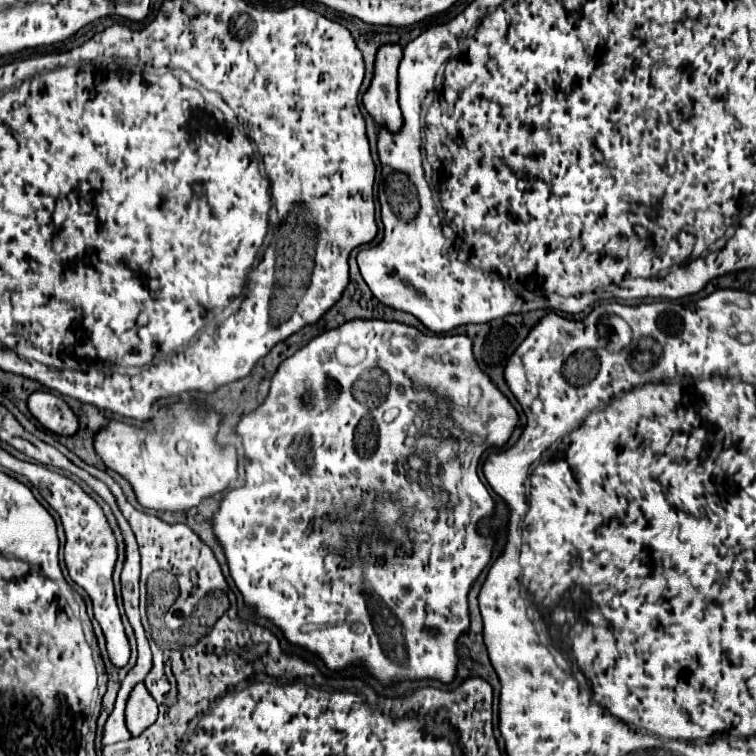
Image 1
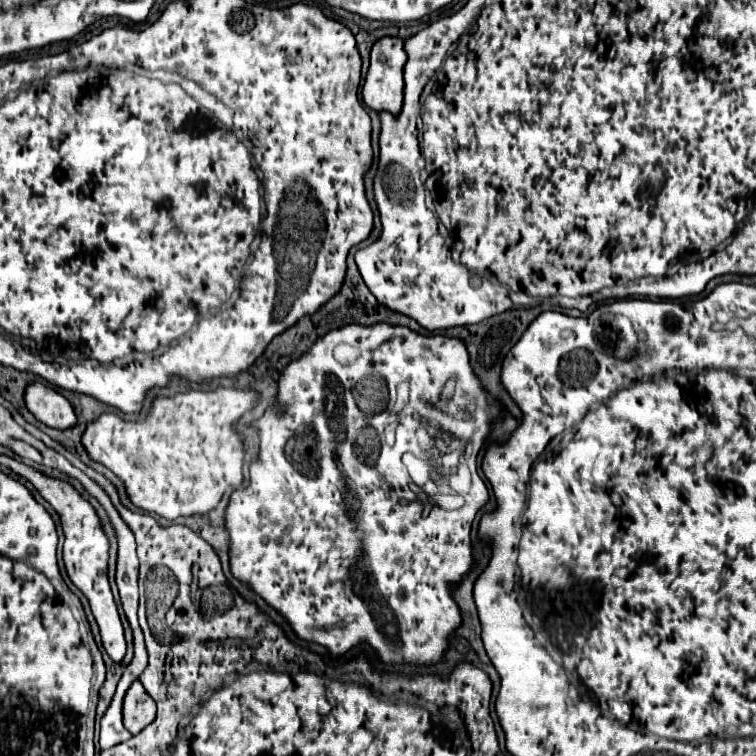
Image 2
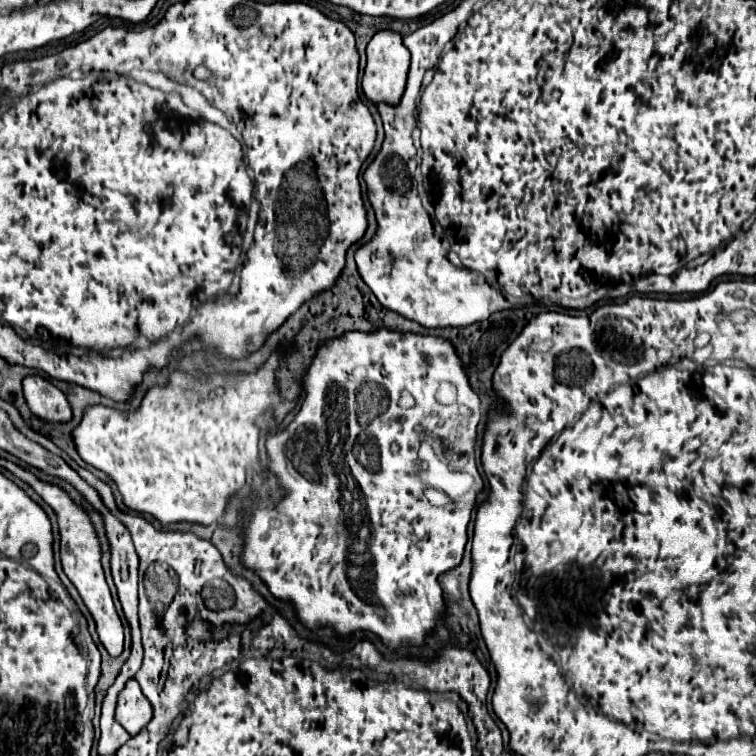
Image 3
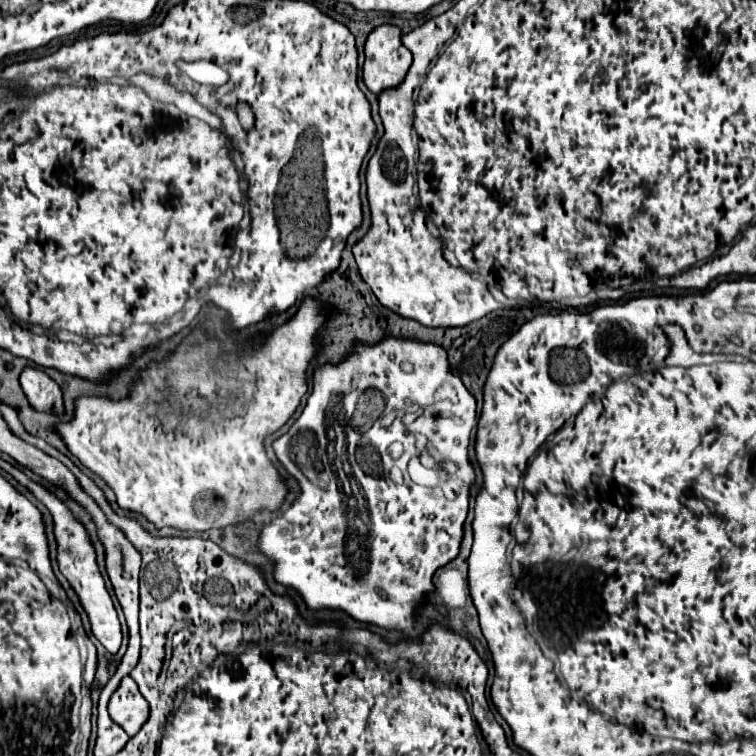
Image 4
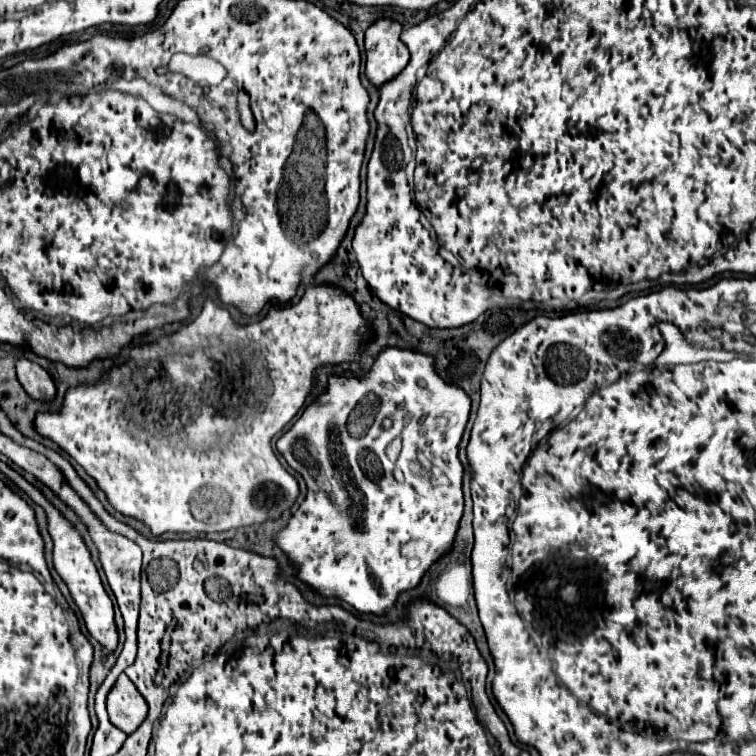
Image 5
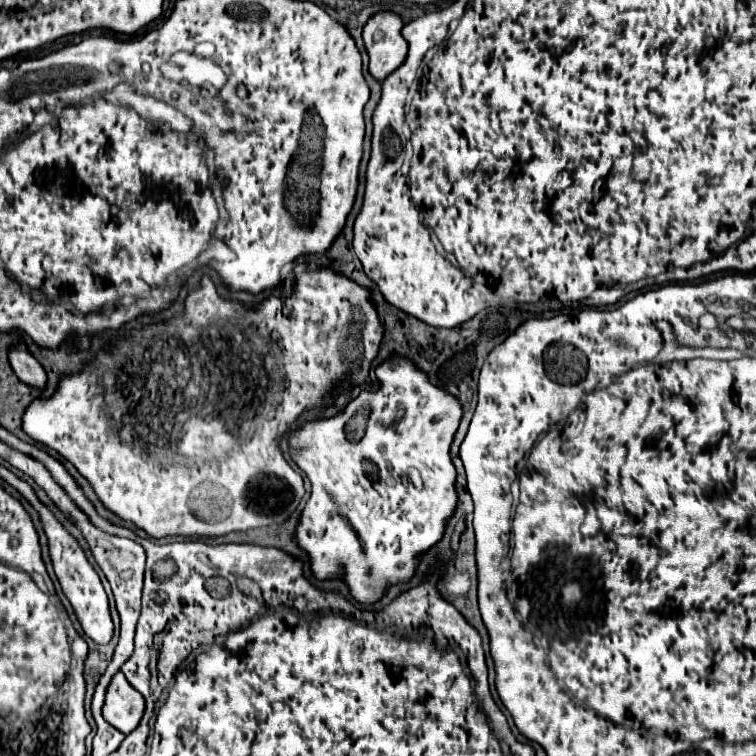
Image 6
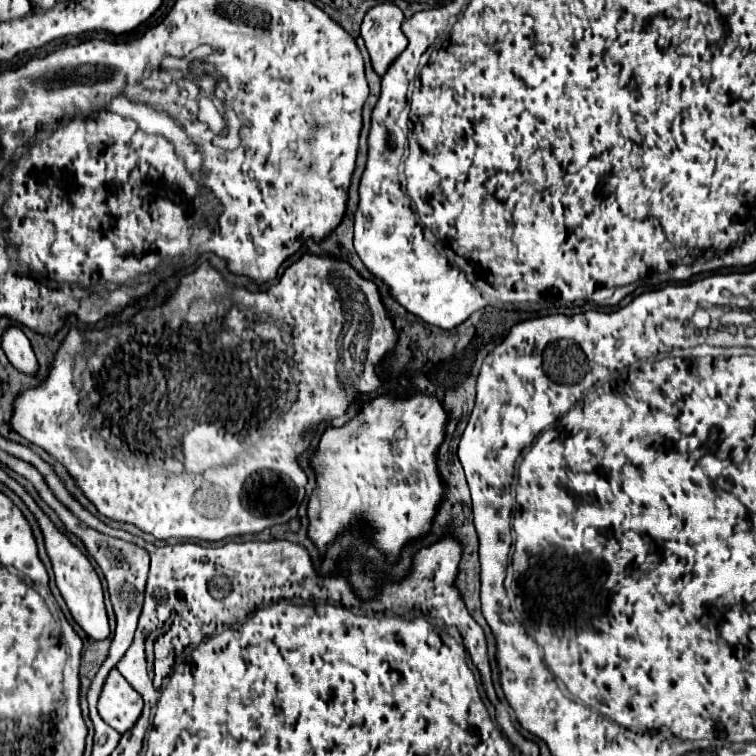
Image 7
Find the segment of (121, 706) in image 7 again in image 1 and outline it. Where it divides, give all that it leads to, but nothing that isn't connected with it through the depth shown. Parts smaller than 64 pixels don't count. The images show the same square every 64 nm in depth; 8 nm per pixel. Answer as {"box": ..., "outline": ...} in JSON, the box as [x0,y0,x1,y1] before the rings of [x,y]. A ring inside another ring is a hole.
{"box":[126,682,158,736],"outline":[[[140,682],[128,696],[126,704],[126,726],[132,736],[142,734],[148,726],[152,726],[158,718],[158,704]]]}

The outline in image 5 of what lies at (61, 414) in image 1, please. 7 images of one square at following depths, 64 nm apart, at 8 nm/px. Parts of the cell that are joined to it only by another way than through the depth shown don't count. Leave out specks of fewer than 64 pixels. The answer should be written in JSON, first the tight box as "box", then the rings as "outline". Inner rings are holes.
{"box":[16,358,56,400],"outline":[[[26,358],[16,360],[16,374],[18,374],[20,384],[24,386],[24,390],[32,398],[46,400],[56,394],[56,388],[54,388],[50,374],[42,366],[38,366],[36,362],[30,362]]]}

